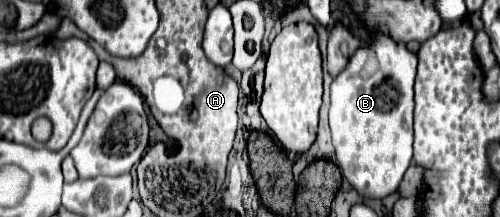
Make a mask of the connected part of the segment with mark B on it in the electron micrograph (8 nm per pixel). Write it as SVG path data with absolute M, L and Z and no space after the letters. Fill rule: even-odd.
M372 31L372 43L358 47L344 73L330 85L330 129L336 159L344 177L366 199L384 199L394 193L410 167L414 77L416 55L390 35ZM368 63L372 63L372 69L364 73Z

